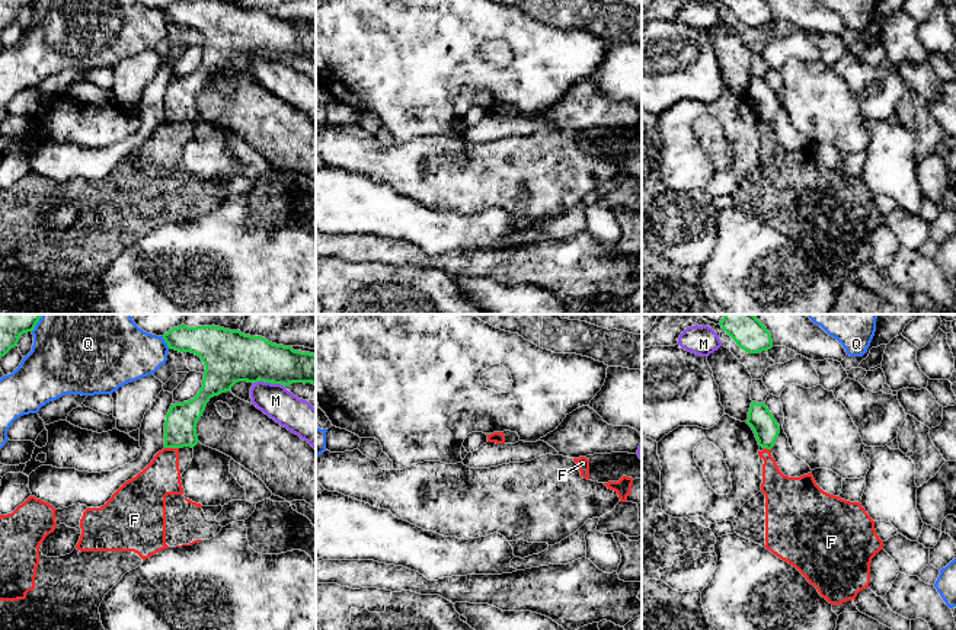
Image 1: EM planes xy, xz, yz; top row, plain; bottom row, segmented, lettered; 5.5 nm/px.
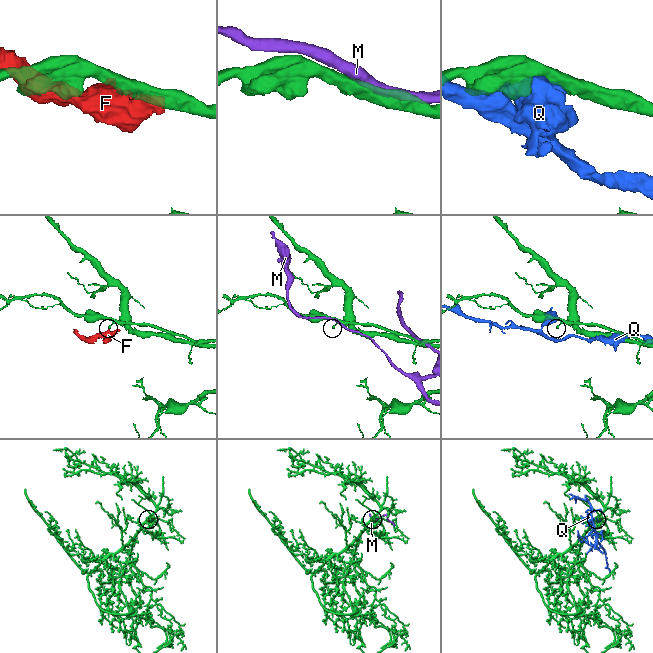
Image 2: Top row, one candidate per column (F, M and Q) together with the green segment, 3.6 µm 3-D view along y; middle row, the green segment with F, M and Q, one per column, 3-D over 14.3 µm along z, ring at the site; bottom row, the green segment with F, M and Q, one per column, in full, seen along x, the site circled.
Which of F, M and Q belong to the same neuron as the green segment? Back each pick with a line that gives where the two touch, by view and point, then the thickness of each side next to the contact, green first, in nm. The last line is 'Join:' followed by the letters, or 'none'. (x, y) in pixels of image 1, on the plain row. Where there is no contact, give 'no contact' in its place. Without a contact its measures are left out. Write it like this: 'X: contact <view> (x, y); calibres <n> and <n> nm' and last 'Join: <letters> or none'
Join: none

